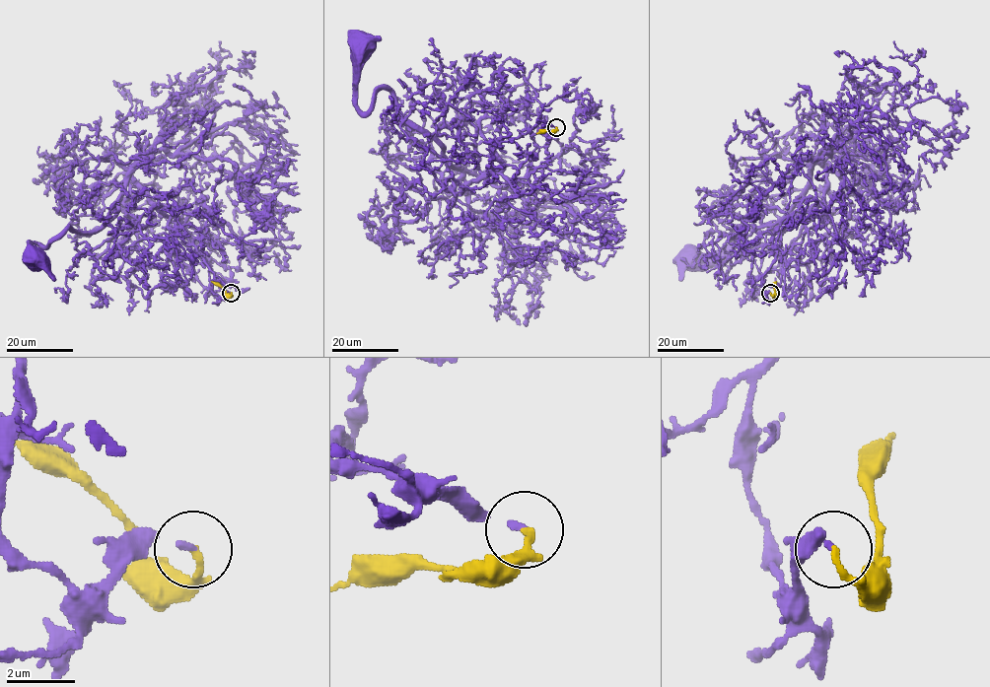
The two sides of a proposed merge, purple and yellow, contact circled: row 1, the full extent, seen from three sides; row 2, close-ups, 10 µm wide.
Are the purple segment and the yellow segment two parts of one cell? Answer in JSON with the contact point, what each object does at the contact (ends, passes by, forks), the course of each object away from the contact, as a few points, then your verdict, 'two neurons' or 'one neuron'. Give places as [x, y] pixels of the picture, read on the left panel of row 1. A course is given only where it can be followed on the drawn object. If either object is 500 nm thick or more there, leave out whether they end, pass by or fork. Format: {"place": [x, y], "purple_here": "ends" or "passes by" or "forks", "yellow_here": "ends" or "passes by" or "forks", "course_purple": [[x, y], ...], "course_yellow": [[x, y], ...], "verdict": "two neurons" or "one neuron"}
{"place": [231, 293], "purple_here": "ends", "yellow_here": "ends", "course_purple": [[231, 293], [212, 291], [214, 273], [136, 184], [136, 164], [117, 211], [98, 230], [31, 244], [35, 261]], "course_yellow": [[231, 293], [231, 295], [211, 281]], "verdict": "one neuron"}

